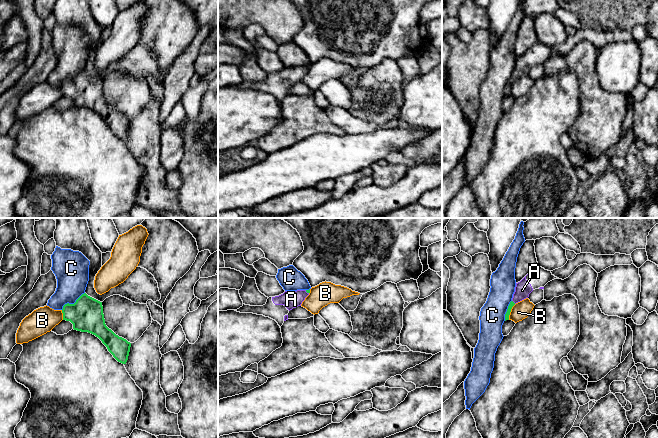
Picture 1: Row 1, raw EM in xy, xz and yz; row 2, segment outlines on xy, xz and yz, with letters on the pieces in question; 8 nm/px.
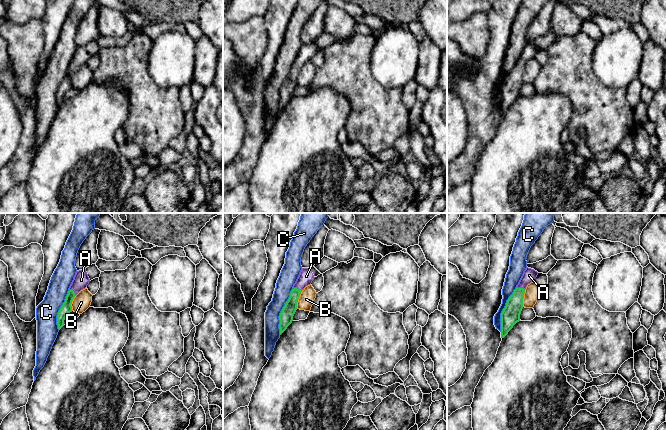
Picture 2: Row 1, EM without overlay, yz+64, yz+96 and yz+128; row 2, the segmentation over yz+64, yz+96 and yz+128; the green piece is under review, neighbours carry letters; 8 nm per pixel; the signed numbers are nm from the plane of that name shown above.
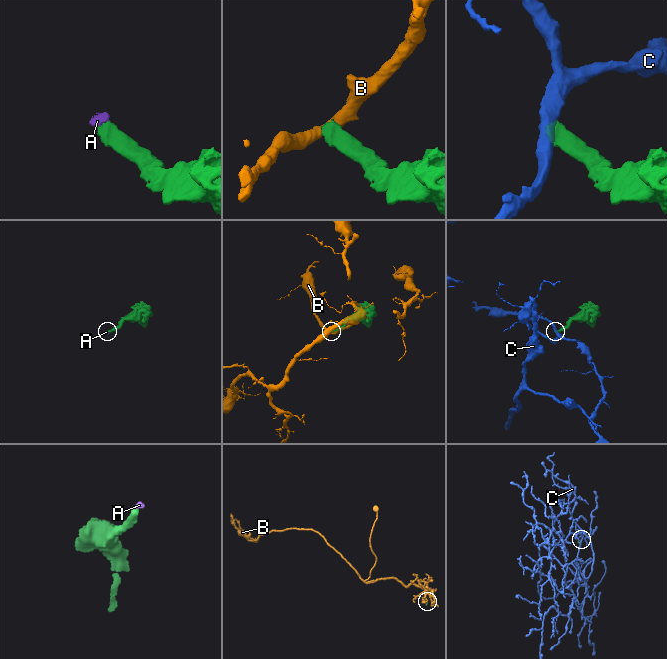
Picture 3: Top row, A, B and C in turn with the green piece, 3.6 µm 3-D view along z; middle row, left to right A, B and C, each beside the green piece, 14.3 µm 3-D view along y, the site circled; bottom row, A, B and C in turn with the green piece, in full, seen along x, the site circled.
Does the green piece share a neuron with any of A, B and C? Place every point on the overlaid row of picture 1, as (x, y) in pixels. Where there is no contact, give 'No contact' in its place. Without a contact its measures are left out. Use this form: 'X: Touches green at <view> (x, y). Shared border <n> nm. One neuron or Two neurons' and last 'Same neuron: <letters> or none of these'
A: Touches green at yz (513, 302). Shared border 40 nm. One neuron
B: Touches green at yz (510, 311). Shared border 140 nm. Two neurons
C: Touches green at xy (72, 304). Shared border 240 nm. Two neurons
Same neuron: A

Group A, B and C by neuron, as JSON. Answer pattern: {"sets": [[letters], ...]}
{"sets": [["A"], ["B"], ["C"]]}

